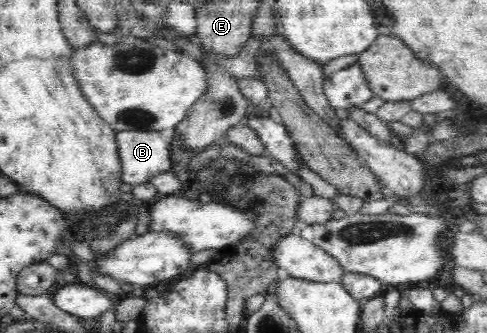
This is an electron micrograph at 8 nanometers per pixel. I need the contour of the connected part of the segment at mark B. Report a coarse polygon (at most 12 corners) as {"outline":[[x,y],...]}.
{"outline":[[161,131],[117,132],[128,187],[173,169]]}

